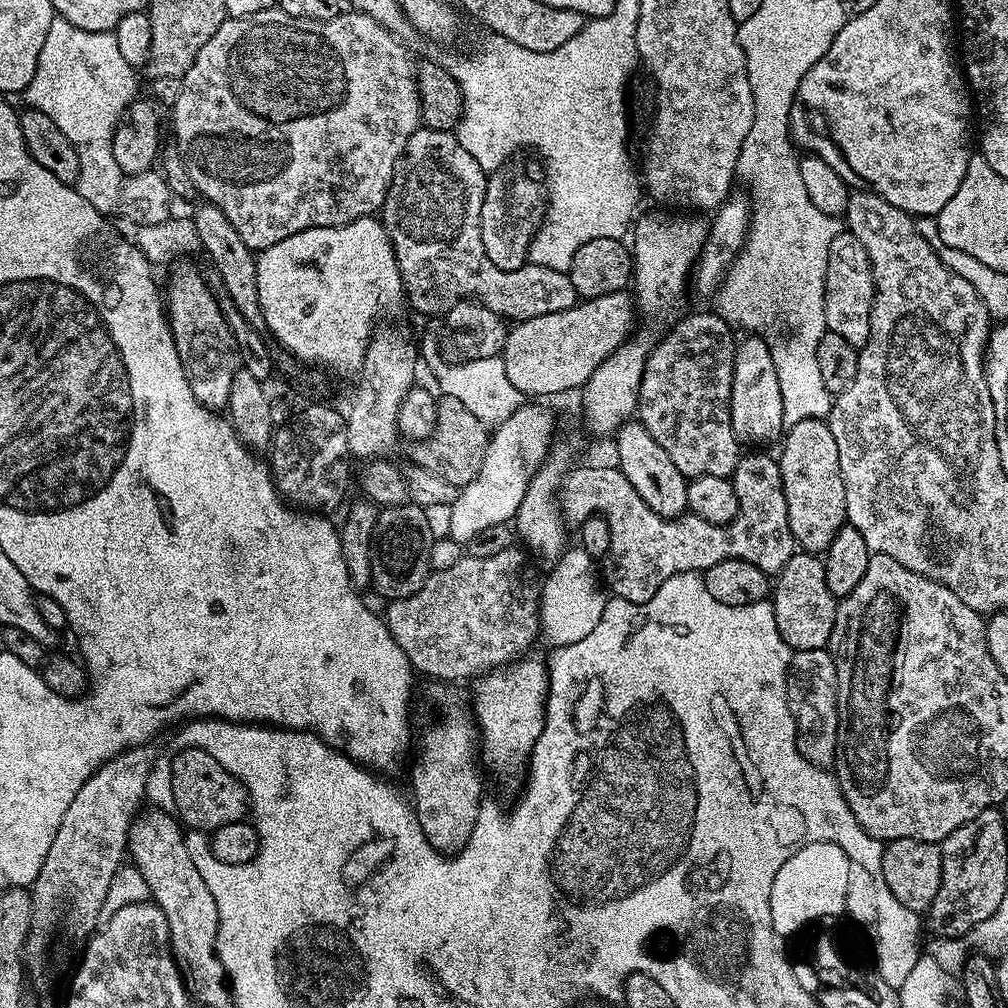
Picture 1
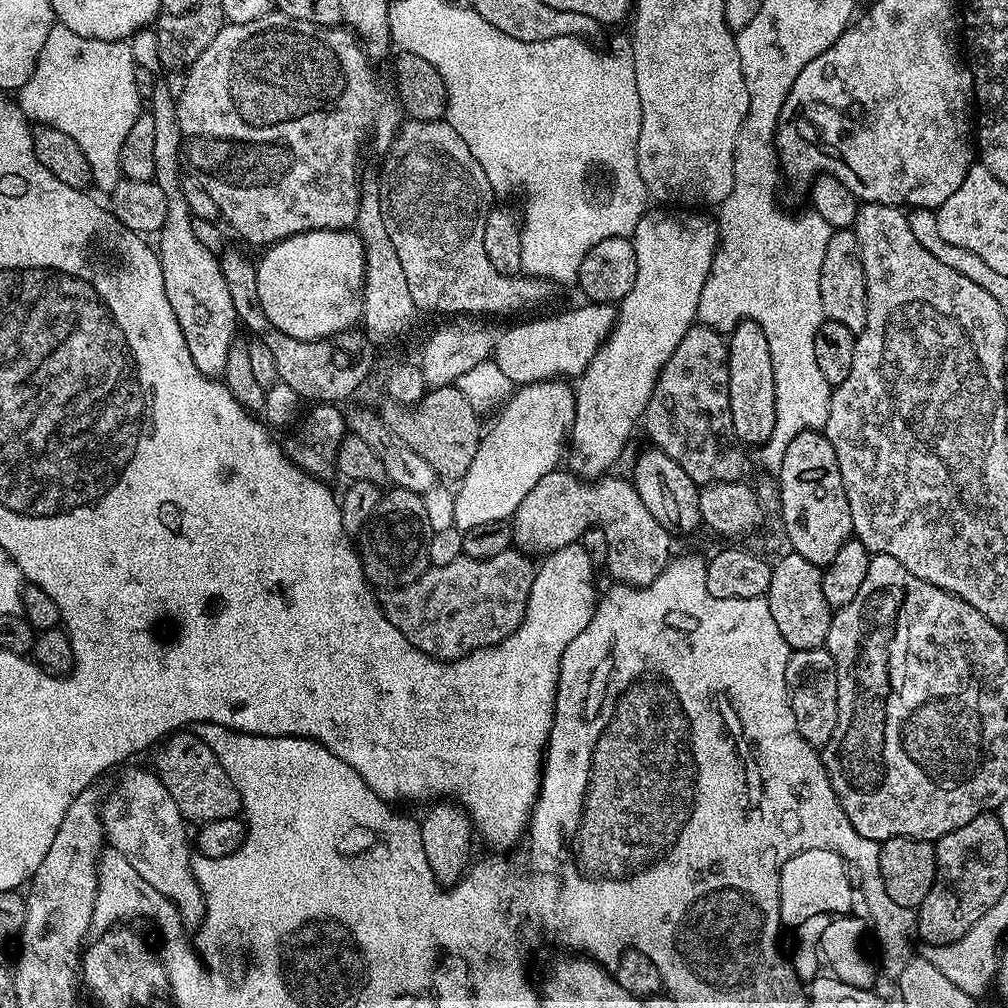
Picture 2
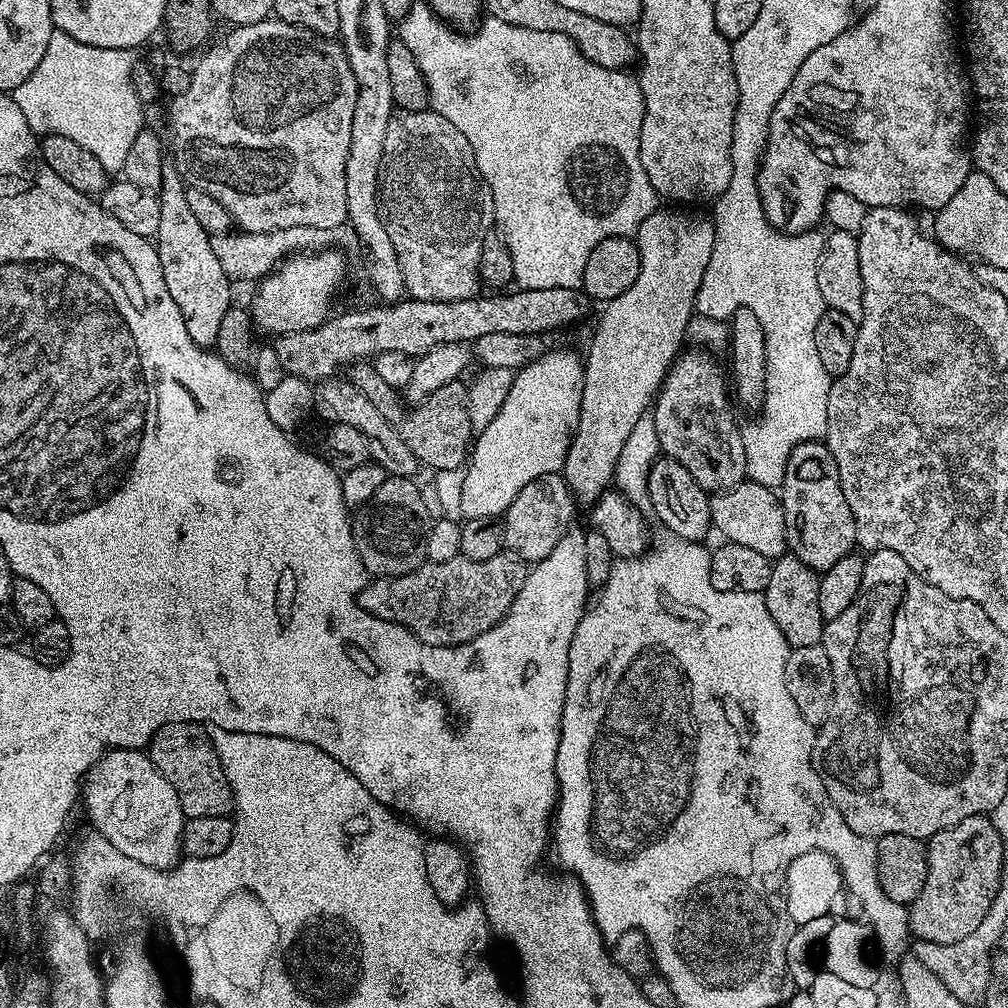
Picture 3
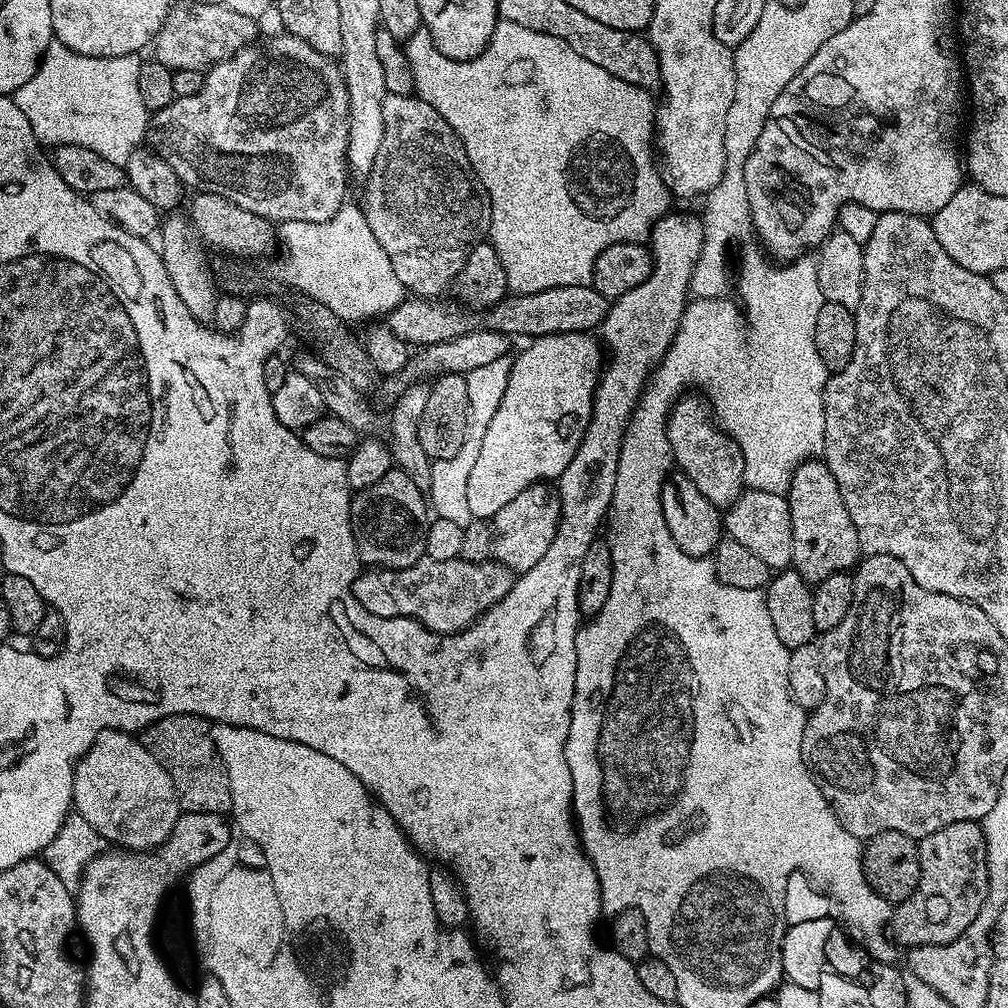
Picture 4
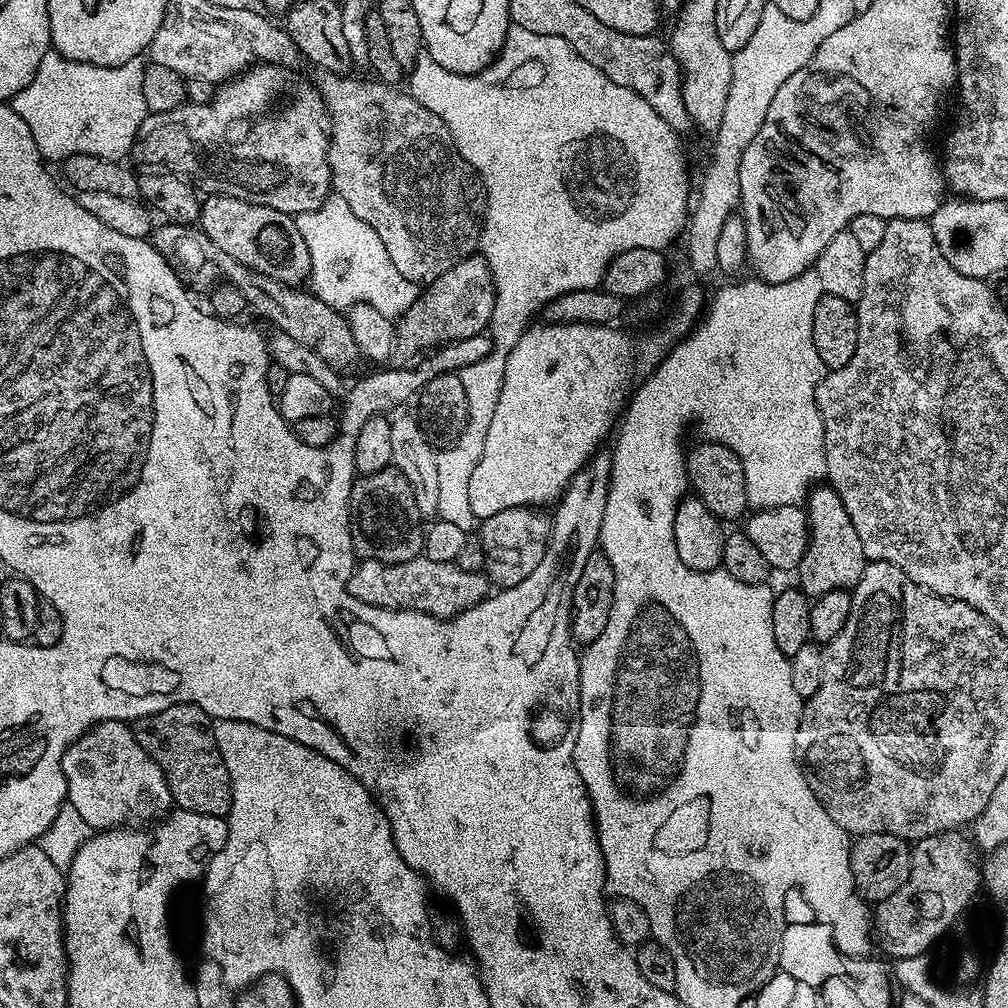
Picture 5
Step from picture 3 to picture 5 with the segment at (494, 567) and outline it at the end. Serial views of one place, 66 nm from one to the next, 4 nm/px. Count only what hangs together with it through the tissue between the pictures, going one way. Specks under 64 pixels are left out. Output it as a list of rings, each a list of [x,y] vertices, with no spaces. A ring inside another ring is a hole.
[[[421,554],[401,564],[360,560],[348,579],[348,593],[358,598],[358,602],[366,602],[370,606],[414,610],[447,618],[485,600],[490,595],[490,581],[484,572],[467,572],[455,563],[434,562]]]

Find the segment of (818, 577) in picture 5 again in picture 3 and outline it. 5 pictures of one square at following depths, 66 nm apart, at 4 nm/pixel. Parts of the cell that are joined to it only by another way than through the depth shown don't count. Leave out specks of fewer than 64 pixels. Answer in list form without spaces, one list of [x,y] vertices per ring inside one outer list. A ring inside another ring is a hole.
[[[807,440],[795,448],[786,462],[784,483],[778,495],[791,555],[806,562],[806,566],[813,568],[817,574],[823,574],[834,566],[834,562],[853,555],[857,547],[854,514],[850,514],[850,502],[846,502],[846,494],[842,494],[838,466],[827,443]]]

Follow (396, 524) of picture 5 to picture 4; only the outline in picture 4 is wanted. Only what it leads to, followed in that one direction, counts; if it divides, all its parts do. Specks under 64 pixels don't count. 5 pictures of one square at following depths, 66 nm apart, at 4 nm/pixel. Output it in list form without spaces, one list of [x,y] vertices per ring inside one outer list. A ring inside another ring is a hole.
[[[399,470],[388,472],[374,486],[359,489],[350,506],[356,555],[374,568],[409,568],[425,559],[430,505],[411,476]]]

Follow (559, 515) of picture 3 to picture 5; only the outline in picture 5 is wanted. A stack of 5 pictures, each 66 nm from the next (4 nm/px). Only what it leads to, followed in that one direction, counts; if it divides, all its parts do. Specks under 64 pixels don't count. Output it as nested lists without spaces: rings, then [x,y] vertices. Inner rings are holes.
[[[535,507],[507,508],[498,510],[498,514],[490,514],[490,518],[480,520],[478,535],[484,551],[484,572],[493,585],[500,588],[513,588],[522,582],[522,578],[530,578],[531,572],[542,562],[542,554],[548,549],[548,539],[552,533],[552,522],[547,511]]]

